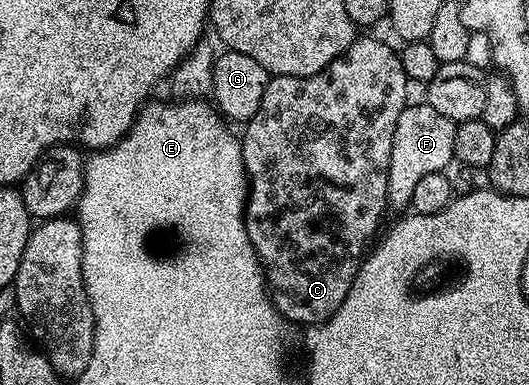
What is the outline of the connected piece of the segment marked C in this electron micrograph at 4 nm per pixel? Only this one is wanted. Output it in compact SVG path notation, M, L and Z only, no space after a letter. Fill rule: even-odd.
M357 37L337 59L330 61L330 65L326 65L326 69L322 69L318 73L306 77L271 76L266 85L266 93L262 93L262 105L258 105L258 113L254 113L254 117L250 117L248 122L243 124L242 157L244 158L244 171L248 175L248 206L244 208L244 228L254 245L256 256L260 259L260 266L264 268L267 286L271 288L272 304L289 324L316 323L316 325L323 325L331 315L337 314L340 308L347 304L353 294L352 282L356 279L356 270L359 267L361 270L361 256L365 254L366 248L373 242L372 234L376 230L378 230L377 232L381 230L380 222L384 219L384 211L389 210L390 149L394 145L394 129L398 125L398 117L404 112L410 99L408 87L410 88L410 80L402 69L402 61L395 46L392 48L390 44L383 43L380 39Z

